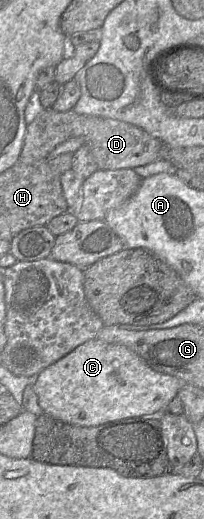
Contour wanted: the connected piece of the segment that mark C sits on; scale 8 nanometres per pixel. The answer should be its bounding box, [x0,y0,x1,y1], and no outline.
[33,340,183,427]

